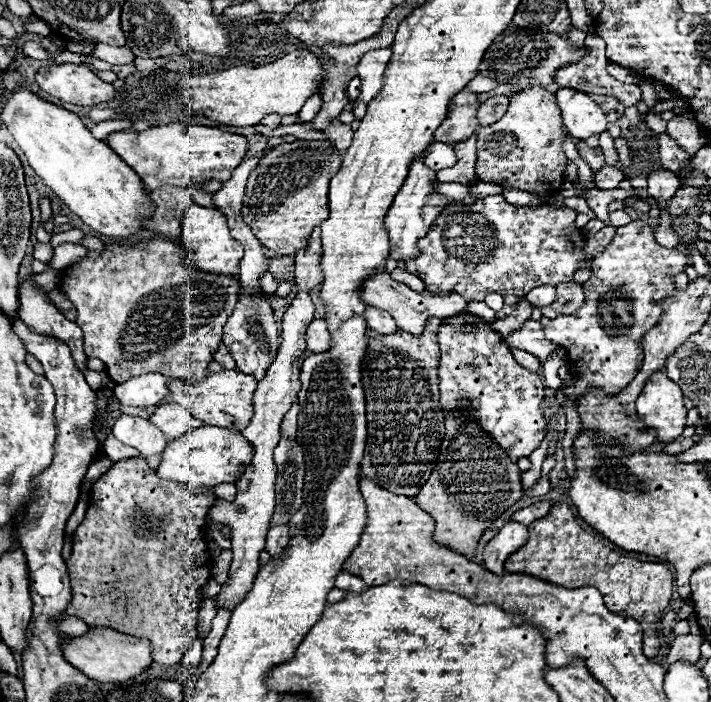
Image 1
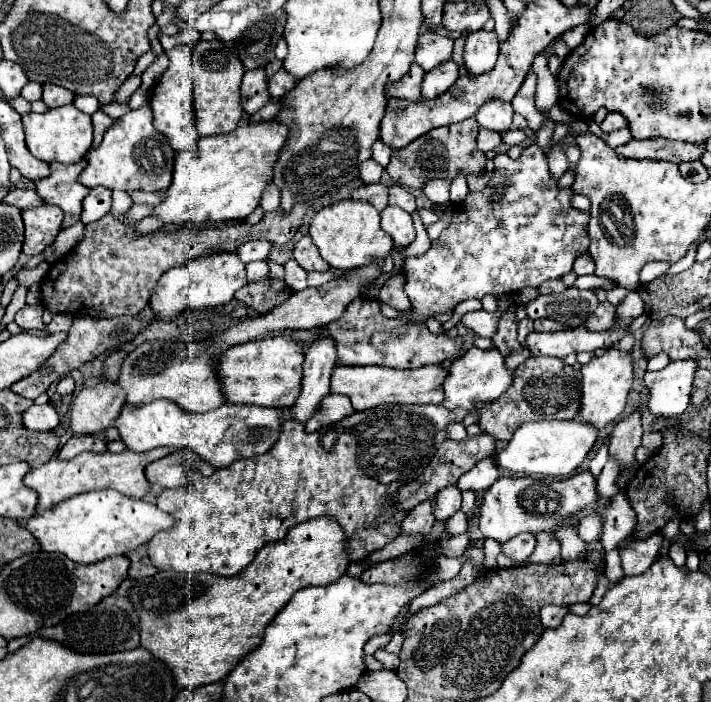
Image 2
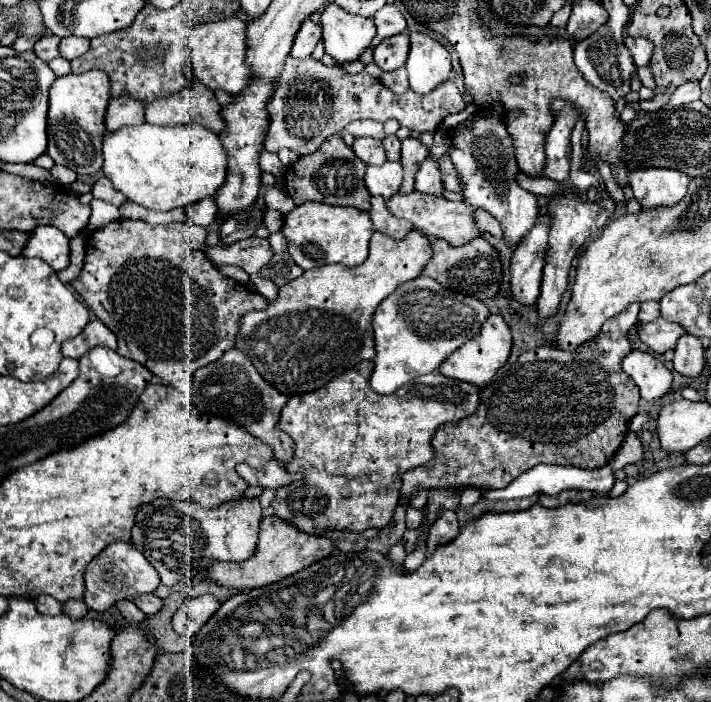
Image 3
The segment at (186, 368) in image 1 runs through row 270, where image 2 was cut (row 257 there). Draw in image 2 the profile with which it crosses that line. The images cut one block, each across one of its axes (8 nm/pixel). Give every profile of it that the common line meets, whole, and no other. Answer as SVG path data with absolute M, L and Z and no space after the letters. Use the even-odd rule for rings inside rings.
M304 202L304 204L296 204L294 210L290 214L284 214L282 210L278 212L266 212L264 220L260 224L246 224L246 222L236 222L236 224L228 224L224 228L216 228L216 226L208 226L208 228L180 228L180 230L158 230L152 234L144 234L144 236L136 236L134 232L134 224L128 222L128 216L112 216L112 212L108 212L106 216L102 216L102 220L96 220L92 224L86 224L84 228L84 238L78 242L78 246L74 250L70 250L64 258L60 258L56 264L50 266L48 274L42 278L40 284L40 302L46 304L46 308L52 314L70 314L70 316L94 316L94 318L116 318L116 316L138 316L142 312L142 308L148 304L150 294L158 282L158 278L174 266L180 264L188 264L190 260L196 260L200 256L204 256L206 252L234 252L238 246L254 240L254 238L262 238L268 242L276 242L276 244L286 244L294 238L296 228L302 224L302 216L308 210L308 206L316 204L314 202Z

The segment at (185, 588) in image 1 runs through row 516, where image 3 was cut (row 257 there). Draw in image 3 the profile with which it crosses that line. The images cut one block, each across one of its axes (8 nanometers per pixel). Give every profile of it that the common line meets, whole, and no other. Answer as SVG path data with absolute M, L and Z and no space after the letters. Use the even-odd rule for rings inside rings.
M114 220L102 228L98 228L96 232L92 232L86 240L86 258L84 258L84 268L80 272L80 276L72 282L74 290L84 298L84 302L92 308L92 312L98 316L98 320L102 320L116 336L118 336L118 354L130 360L136 360L140 364L144 364L154 376L162 378L166 384L176 384L182 378L192 378L192 374L198 368L204 368L210 362L216 362L226 350L234 348L234 340L240 328L240 318L246 312L252 310L262 310L268 306L268 300L264 296L260 296L258 292L250 292L244 284L238 284L236 280L222 276L218 272L218 268L206 258L206 254L202 250L190 250L184 240L182 240L182 224L166 224L166 226L150 226L144 224L140 220Z

